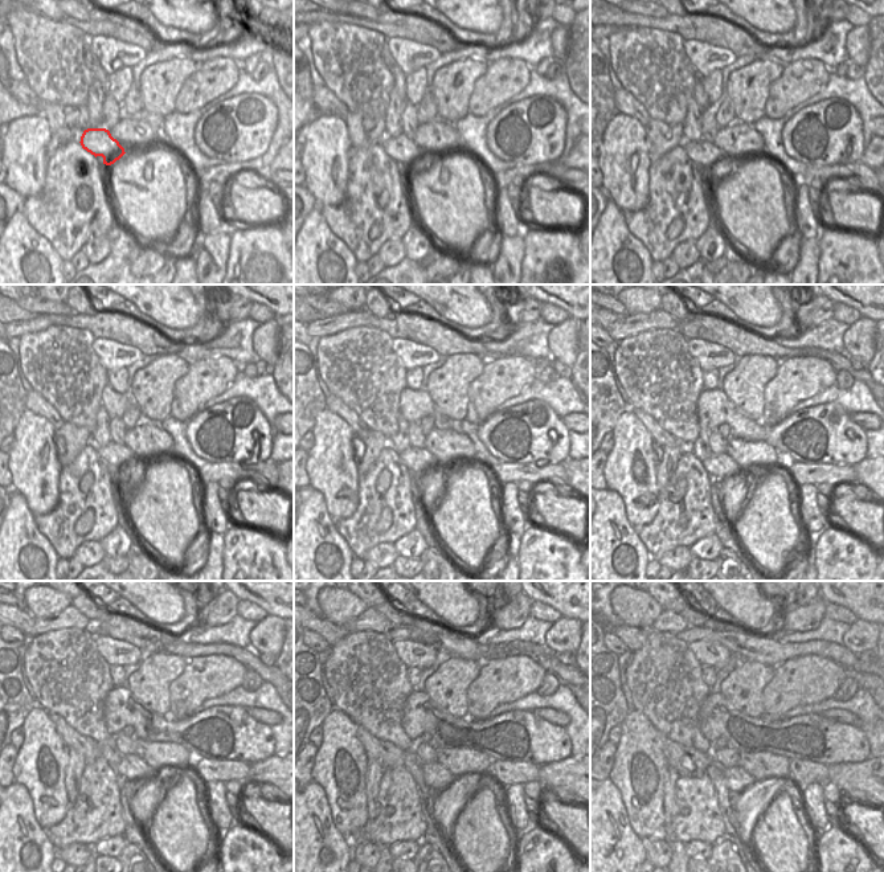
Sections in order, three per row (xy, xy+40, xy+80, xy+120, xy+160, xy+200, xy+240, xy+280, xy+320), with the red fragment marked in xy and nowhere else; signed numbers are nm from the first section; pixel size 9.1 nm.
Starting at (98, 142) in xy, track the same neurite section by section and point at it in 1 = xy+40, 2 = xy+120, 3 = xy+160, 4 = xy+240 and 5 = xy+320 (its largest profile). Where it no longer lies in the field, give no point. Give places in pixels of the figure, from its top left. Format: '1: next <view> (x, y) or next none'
1: next xy+40 (402, 150)
2: next xy+120 (119, 458)
3: next xy+160 (418, 461)
4: next xy+240 (132, 768)
5: next xy+320 (736, 780)

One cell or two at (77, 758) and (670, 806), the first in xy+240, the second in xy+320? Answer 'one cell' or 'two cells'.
one cell

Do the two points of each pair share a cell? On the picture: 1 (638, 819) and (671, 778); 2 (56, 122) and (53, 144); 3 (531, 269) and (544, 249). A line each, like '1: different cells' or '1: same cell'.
1: different cells
2: different cells
3: same cell

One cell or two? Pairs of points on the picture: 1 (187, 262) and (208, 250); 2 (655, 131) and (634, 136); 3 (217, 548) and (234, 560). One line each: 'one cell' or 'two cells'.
1: two cells
2: two cells
3: two cells

